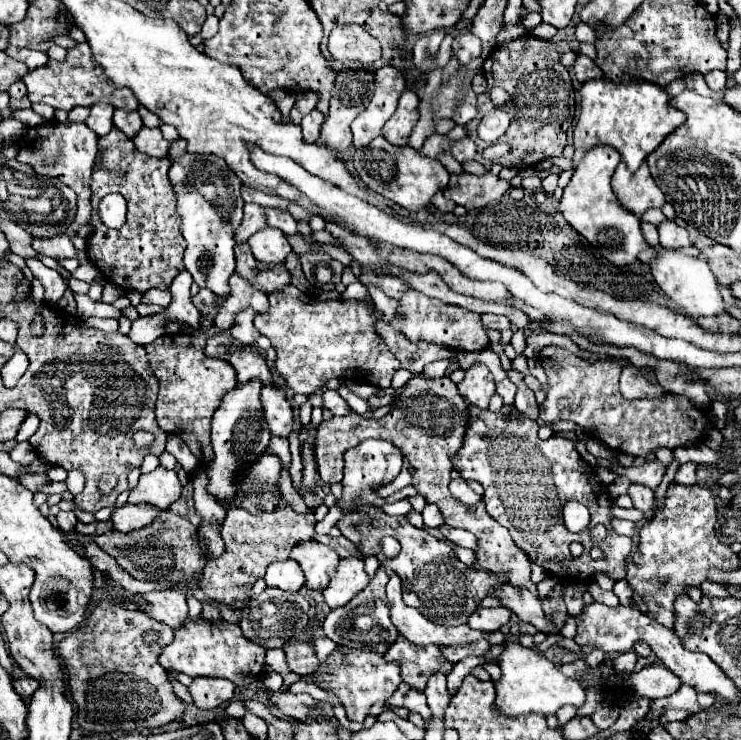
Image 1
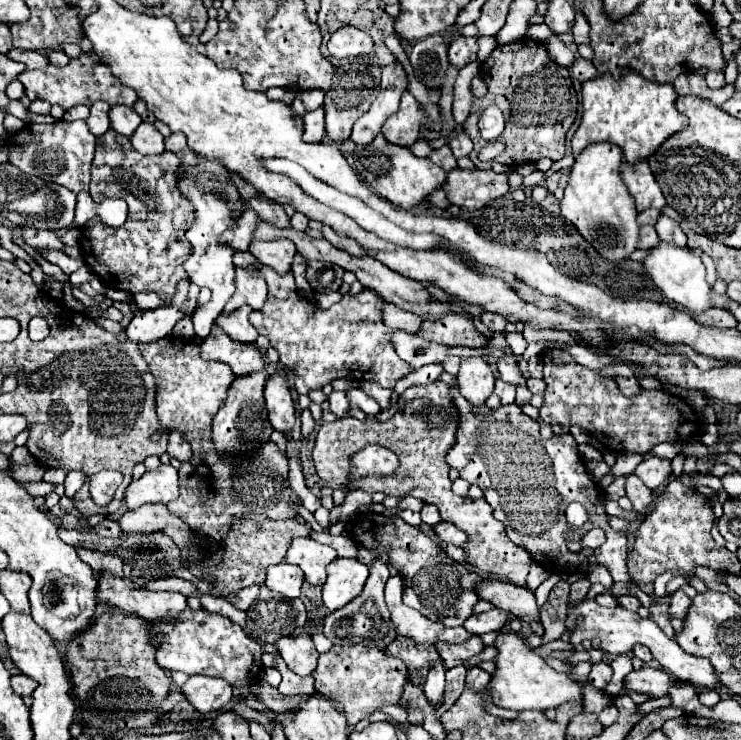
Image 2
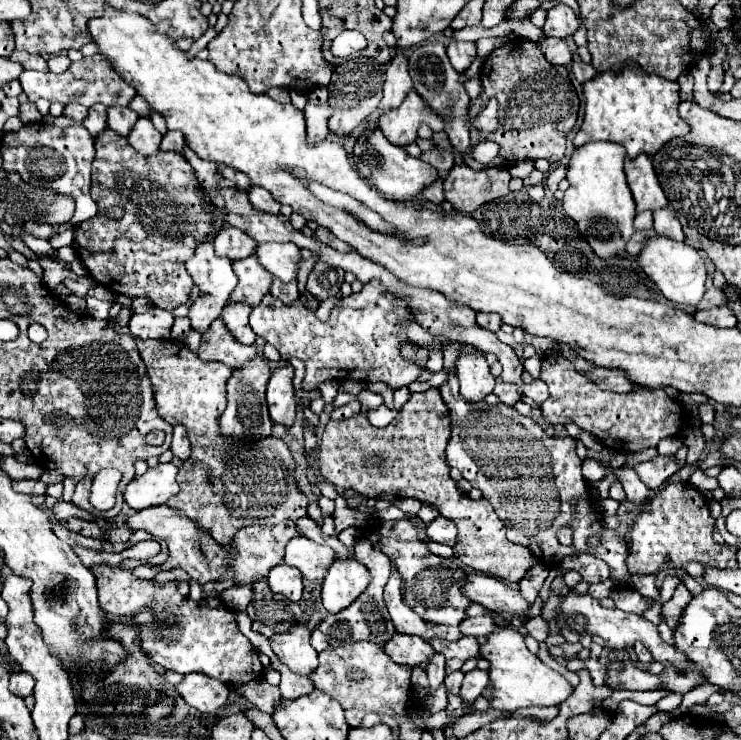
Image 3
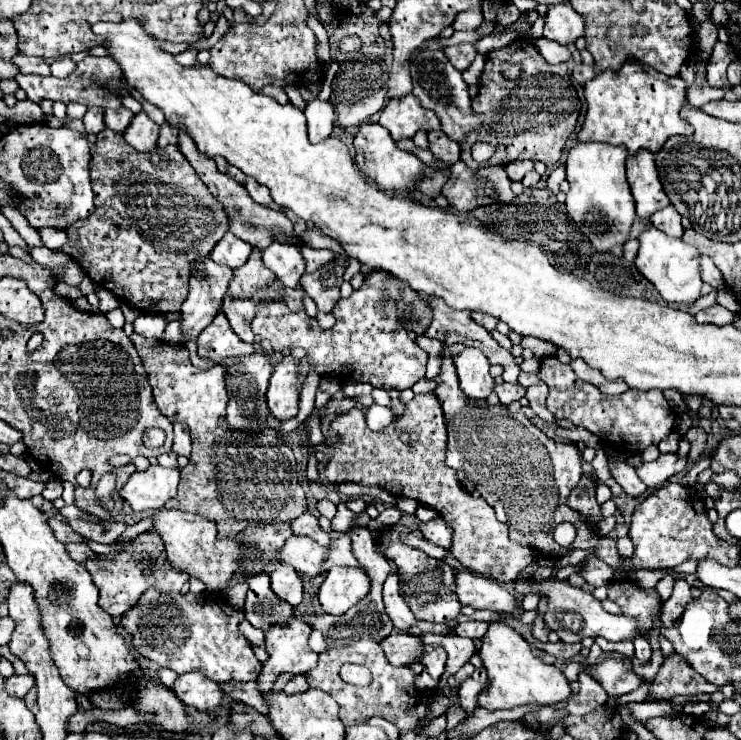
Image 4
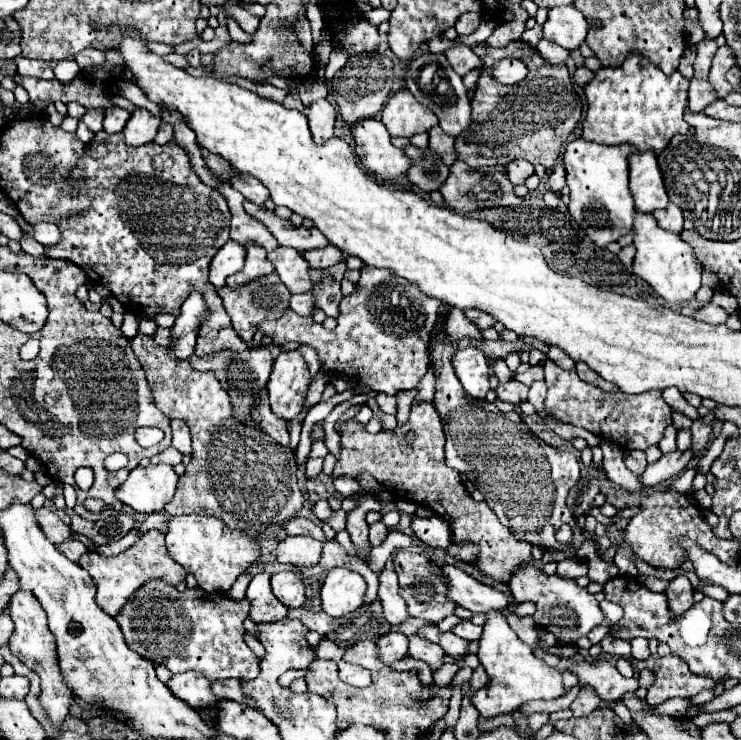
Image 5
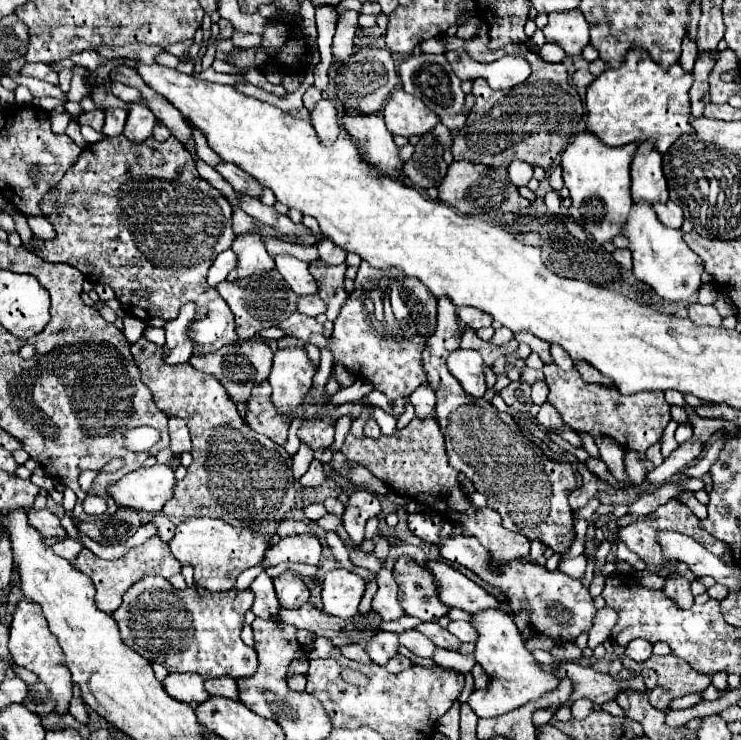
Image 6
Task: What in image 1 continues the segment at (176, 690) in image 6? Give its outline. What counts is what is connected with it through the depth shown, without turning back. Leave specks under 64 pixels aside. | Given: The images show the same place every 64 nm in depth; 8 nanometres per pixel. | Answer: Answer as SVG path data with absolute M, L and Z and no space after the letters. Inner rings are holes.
M194 678L194 682L188 686L188 692L198 708L212 710L232 700L234 684L224 678Z

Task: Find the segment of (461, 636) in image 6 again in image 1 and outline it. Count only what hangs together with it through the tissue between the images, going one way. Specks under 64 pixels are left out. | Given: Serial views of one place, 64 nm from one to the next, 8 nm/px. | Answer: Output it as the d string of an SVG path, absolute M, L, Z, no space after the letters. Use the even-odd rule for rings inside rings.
M496 606L496 608L480 608L468 618L468 626L480 632L494 632L500 630L510 620L510 610Z

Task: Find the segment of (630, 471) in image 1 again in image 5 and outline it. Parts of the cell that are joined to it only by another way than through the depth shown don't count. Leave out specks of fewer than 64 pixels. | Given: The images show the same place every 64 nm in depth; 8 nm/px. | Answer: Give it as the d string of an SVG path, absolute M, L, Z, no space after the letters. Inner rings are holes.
M692 448L690 450L686 450L686 452L680 452L680 450L676 450L676 452L672 452L672 454L666 454L666 456L662 456L658 462L654 462L654 464L648 464L648 468L644 470L644 474L640 476L640 480L642 480L642 484L644 486L658 486L658 484L662 484L662 482L666 482L666 480L670 480L670 478L674 478L674 476L680 476L684 470L686 470L686 466L688 466L688 462L694 458L694 452L692 452Z

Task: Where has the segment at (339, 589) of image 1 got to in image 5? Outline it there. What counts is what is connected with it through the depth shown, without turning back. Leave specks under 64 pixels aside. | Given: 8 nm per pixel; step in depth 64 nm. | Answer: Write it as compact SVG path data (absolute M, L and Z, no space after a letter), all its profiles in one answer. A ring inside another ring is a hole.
M332 568L322 584L322 610L330 616L346 616L362 606L366 582L358 572Z

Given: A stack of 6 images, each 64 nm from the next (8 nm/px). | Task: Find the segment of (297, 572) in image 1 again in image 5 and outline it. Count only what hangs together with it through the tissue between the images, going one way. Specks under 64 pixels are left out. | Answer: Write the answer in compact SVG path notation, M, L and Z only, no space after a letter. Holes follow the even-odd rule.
M284 570L272 574L272 590L286 608L300 608L306 602L306 588L296 572Z

